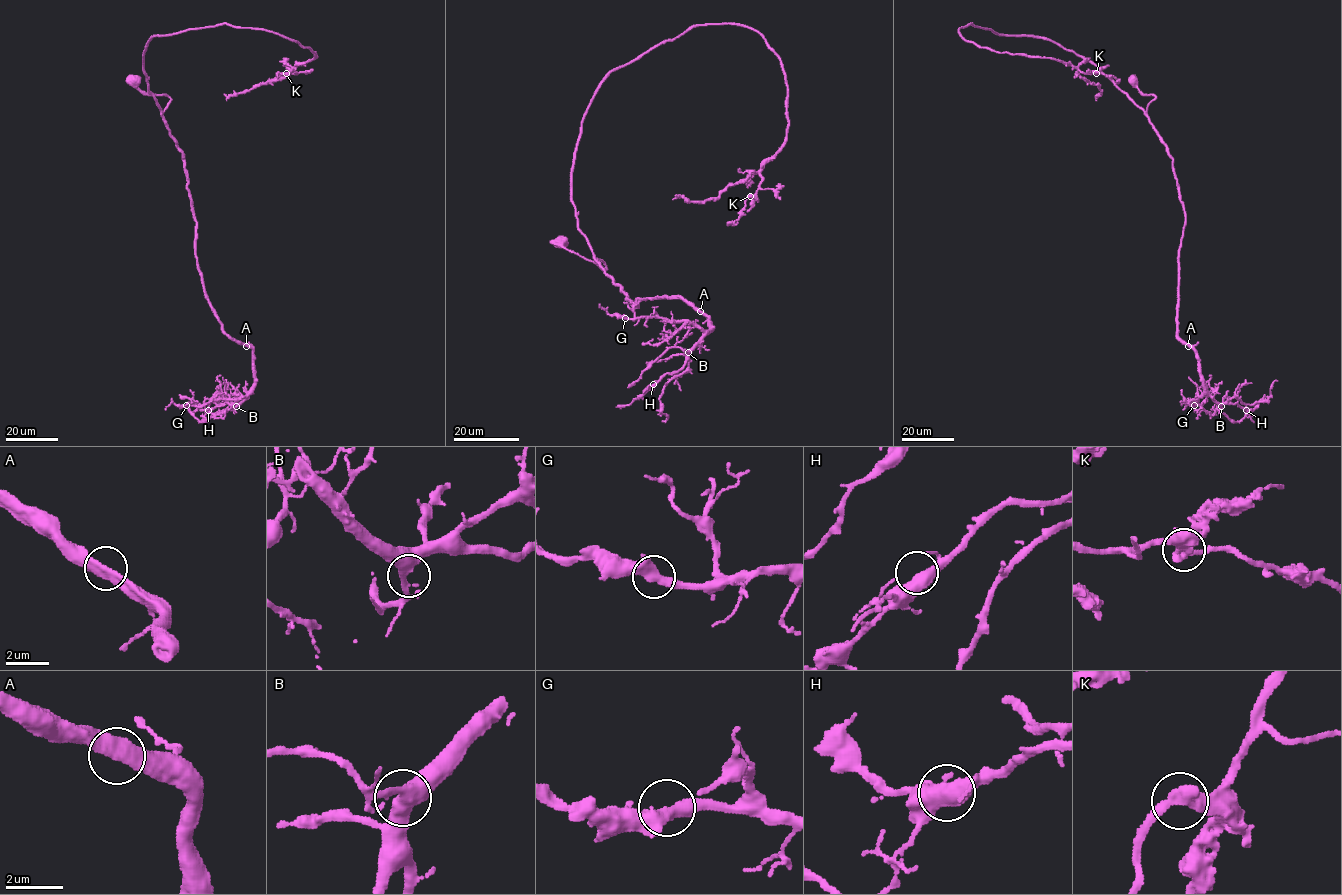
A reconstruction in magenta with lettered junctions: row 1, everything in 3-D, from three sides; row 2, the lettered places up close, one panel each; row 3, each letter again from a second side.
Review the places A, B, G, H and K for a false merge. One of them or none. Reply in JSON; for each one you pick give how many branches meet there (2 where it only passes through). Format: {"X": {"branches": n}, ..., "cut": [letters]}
{"cut": []}

